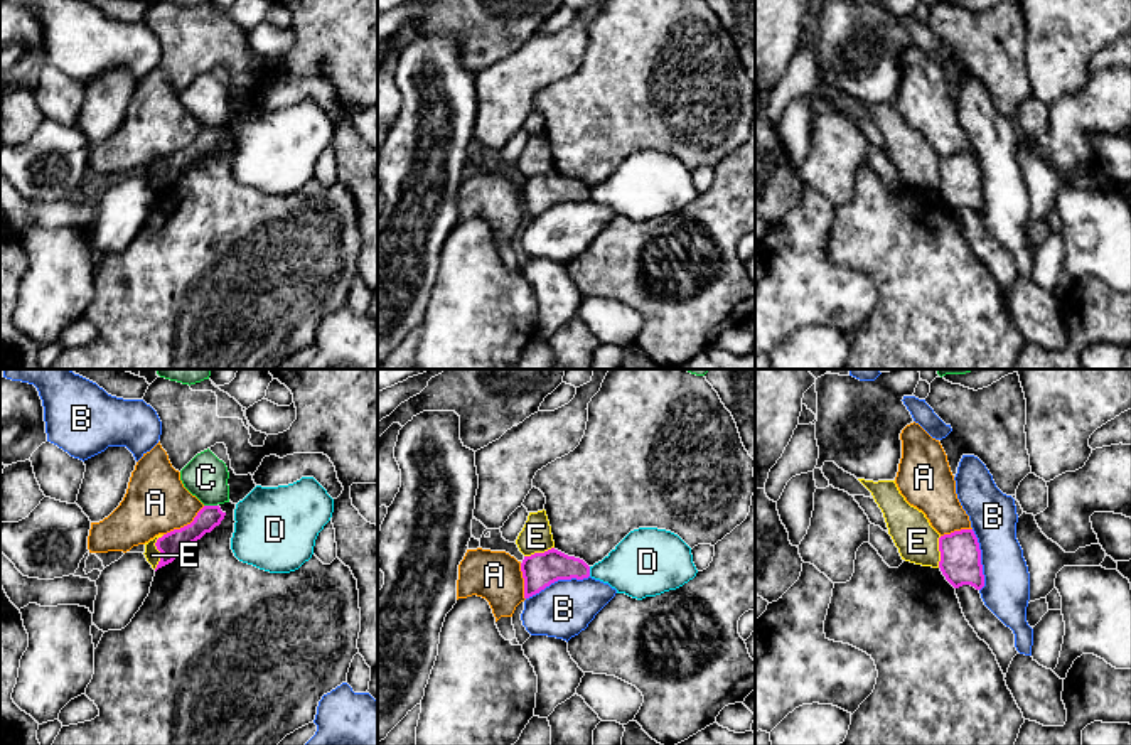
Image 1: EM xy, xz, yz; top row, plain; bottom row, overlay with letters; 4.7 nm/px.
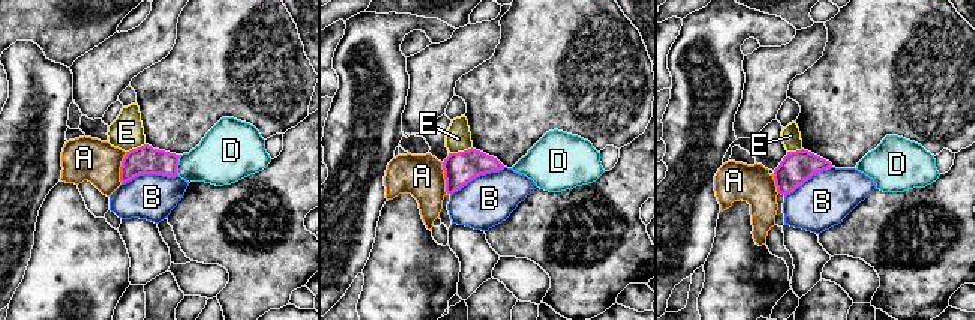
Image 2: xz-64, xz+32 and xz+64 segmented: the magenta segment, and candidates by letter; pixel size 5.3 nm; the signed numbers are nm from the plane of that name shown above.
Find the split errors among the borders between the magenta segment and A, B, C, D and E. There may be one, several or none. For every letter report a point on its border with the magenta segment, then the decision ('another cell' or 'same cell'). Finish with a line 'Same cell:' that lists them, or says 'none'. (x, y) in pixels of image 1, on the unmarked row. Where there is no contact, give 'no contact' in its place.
A: xy (184, 149) | another cell
B: xz (557, 203) | another cell
C: xy (211, 128) | another cell
D: xz (589, 194) | another cell
E: xy (159, 172) | another cell
Same cell: none

